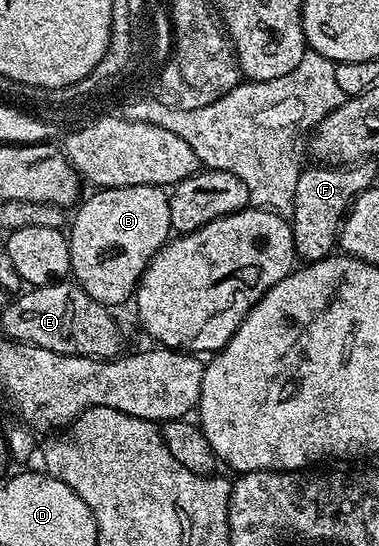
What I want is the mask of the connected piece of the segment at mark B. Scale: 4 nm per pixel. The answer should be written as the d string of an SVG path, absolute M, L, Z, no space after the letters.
M122 186L108 190L99 188L94 193L92 198L84 197L78 203L74 211L75 219L72 222L70 219L69 222L71 274L81 289L93 296L93 300L105 307L116 308L115 306L121 305L126 298L128 301L134 295L143 271L172 237L169 194L162 186Z

